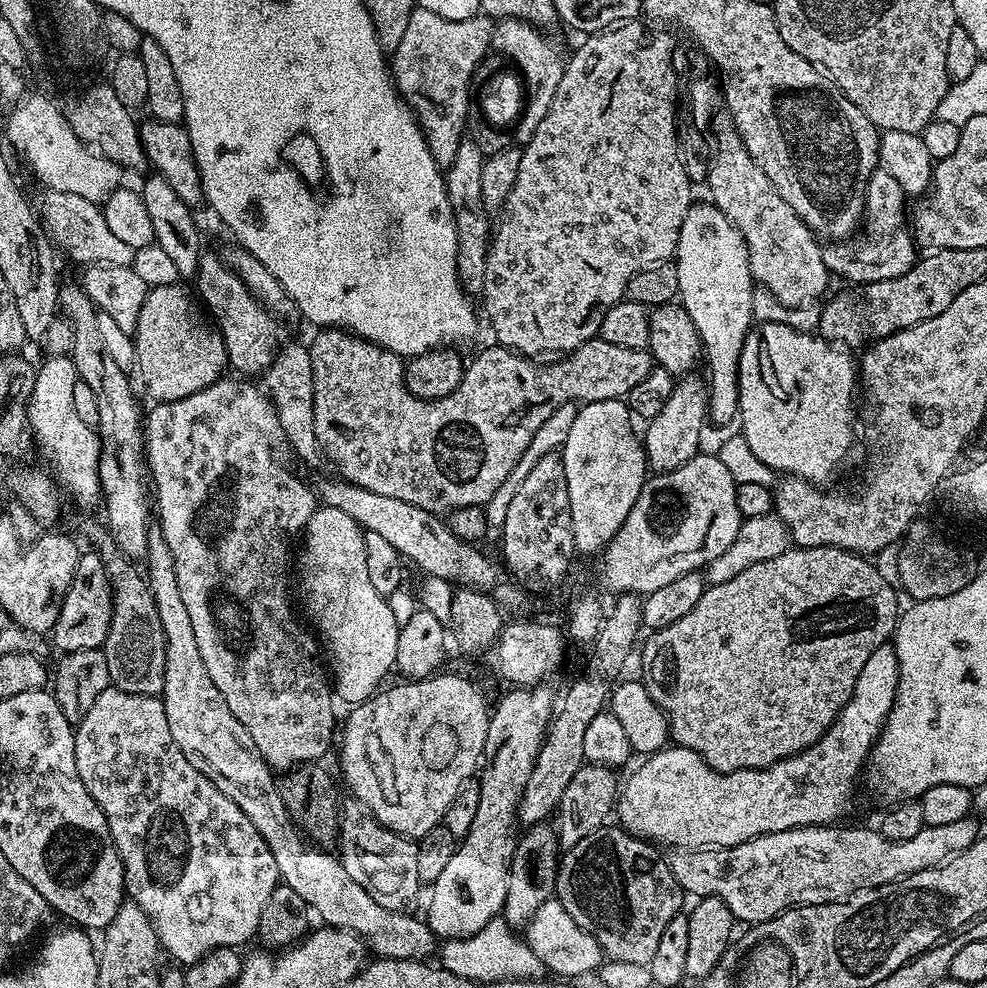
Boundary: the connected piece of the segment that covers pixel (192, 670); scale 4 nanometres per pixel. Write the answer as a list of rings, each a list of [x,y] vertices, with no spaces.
[[[152,526],[148,529],[148,555],[146,557],[146,579],[148,589],[154,594],[154,606],[158,606],[158,618],[162,618],[162,634],[166,634],[166,682],[162,699],[164,702],[164,713],[166,723],[170,726],[170,734],[174,734],[174,742],[178,742],[178,750],[186,754],[186,758],[200,771],[206,778],[210,778],[254,822],[254,826],[270,846],[270,854],[274,854],[274,862],[278,862],[280,879],[290,890],[295,890],[302,897],[302,902],[308,904],[313,913],[321,916],[323,923],[329,928],[341,928],[347,932],[352,932],[361,937],[369,953],[385,960],[423,960],[429,959],[428,955],[435,953],[438,948],[438,937],[432,932],[432,927],[428,925],[427,919],[411,916],[411,911],[405,910],[395,912],[382,902],[374,902],[370,894],[350,874],[346,874],[344,863],[331,851],[309,842],[304,833],[297,828],[292,815],[286,810],[282,802],[282,794],[278,787],[277,777],[273,769],[258,754],[258,746],[254,746],[254,738],[246,734],[246,726],[230,714],[230,706],[226,706],[226,698],[218,694],[218,686],[210,682],[210,674],[206,670],[206,662],[202,662],[202,654],[198,654],[198,642],[194,638],[194,625],[190,622],[190,613],[186,610],[185,603],[182,602],[182,590],[178,590],[178,578],[174,572],[174,558],[170,554],[170,546],[166,546],[166,538],[159,530],[159,527]]]

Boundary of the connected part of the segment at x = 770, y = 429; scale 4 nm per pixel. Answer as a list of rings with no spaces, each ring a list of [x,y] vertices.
[[[761,324],[748,329],[748,337],[742,346],[740,359],[740,373],[738,374],[738,390],[740,391],[740,410],[738,413],[739,431],[750,450],[758,457],[758,462],[764,462],[777,474],[787,474],[798,480],[806,480],[810,484],[824,486],[828,479],[840,468],[840,463],[848,456],[848,447],[852,444],[852,399],[856,396],[858,388],[858,364],[853,353],[824,339],[823,336],[813,335],[811,331],[791,328],[785,324]]]

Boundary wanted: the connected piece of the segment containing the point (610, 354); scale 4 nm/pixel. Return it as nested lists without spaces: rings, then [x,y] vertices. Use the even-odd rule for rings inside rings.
[[[325,328],[323,330],[317,331],[317,336],[313,338],[312,344],[307,345],[308,353],[310,354],[310,362],[312,363],[312,369],[314,370],[314,434],[318,434],[318,446],[324,451],[325,461],[329,465],[333,464],[337,468],[339,475],[343,479],[347,480],[349,483],[357,484],[362,486],[362,490],[374,490],[374,494],[386,494],[386,498],[402,498],[402,502],[410,502],[410,506],[422,506],[422,510],[427,512],[435,512],[437,514],[451,514],[458,508],[478,508],[481,506],[487,506],[490,502],[490,498],[494,498],[494,490],[498,490],[498,486],[502,486],[502,482],[506,482],[506,478],[510,473],[517,471],[521,466],[520,459],[528,452],[528,447],[532,444],[532,439],[540,432],[540,427],[563,406],[567,400],[576,400],[575,402],[598,402],[599,400],[619,400],[621,398],[627,397],[630,390],[634,390],[634,386],[638,386],[638,382],[642,382],[642,378],[646,378],[646,374],[650,374],[654,367],[654,361],[652,359],[652,353],[639,348],[638,350],[630,350],[626,346],[618,346],[614,342],[606,342],[602,339],[587,340],[582,346],[578,346],[574,351],[567,353],[563,358],[557,359],[555,362],[537,362],[535,359],[521,356],[518,352],[512,352],[508,348],[502,348],[499,346],[491,346],[492,348],[484,348],[476,357],[471,361],[467,361],[466,367],[464,369],[464,377],[462,382],[457,386],[453,392],[446,394],[446,398],[438,398],[437,400],[423,400],[418,398],[414,394],[410,394],[410,390],[406,390],[404,385],[404,366],[405,361],[401,357],[396,356],[390,350],[386,350],[382,346],[377,344],[371,344],[369,340],[363,340],[360,336],[354,336],[351,332],[342,328]]]

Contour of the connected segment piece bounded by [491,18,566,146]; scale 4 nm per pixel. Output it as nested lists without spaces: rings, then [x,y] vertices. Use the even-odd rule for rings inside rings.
[[[503,18],[495,21],[492,29],[491,47],[496,48],[504,56],[509,56],[522,77],[523,87],[526,89],[526,103],[523,113],[514,124],[514,140],[517,145],[523,146],[534,138],[534,130],[538,130],[538,122],[546,118],[546,110],[550,110],[550,102],[554,102],[554,94],[558,91],[558,82],[562,82],[565,53],[560,53],[535,24],[525,24],[523,20],[506,20]]]

